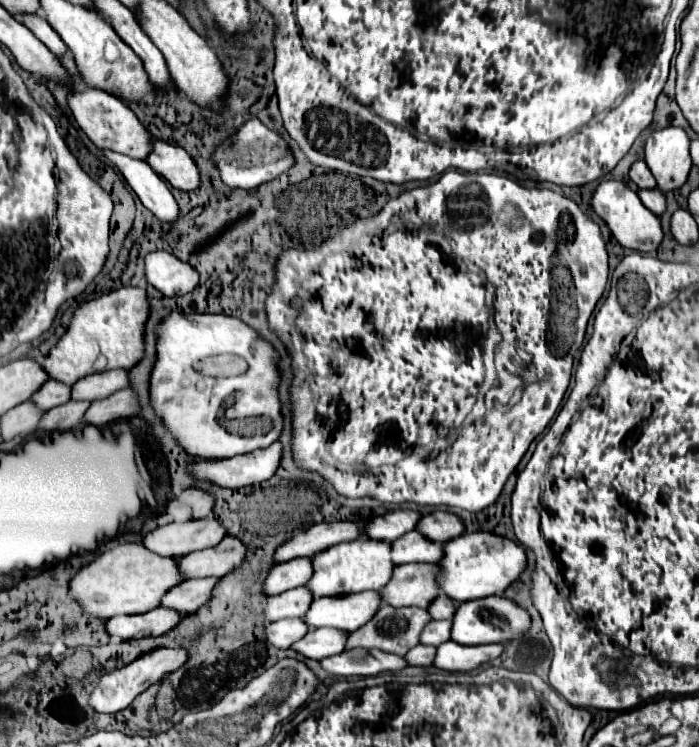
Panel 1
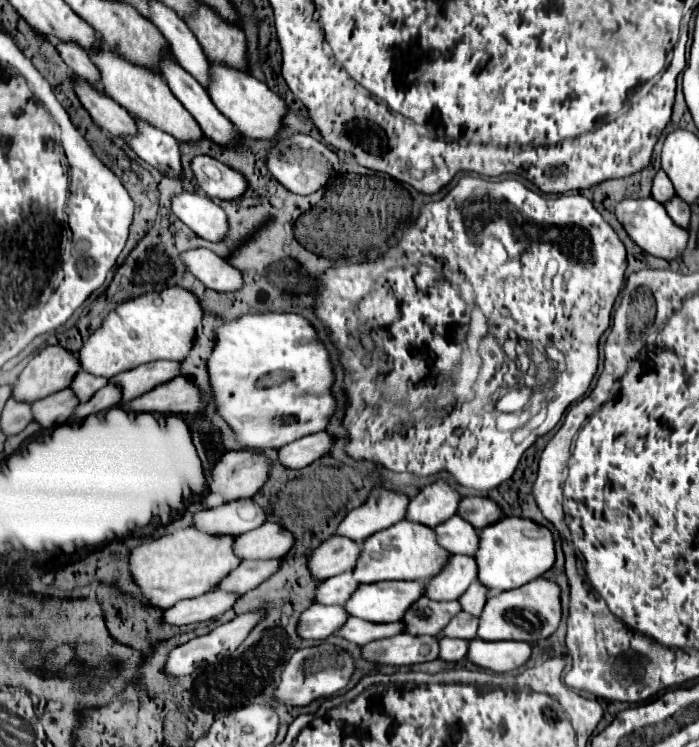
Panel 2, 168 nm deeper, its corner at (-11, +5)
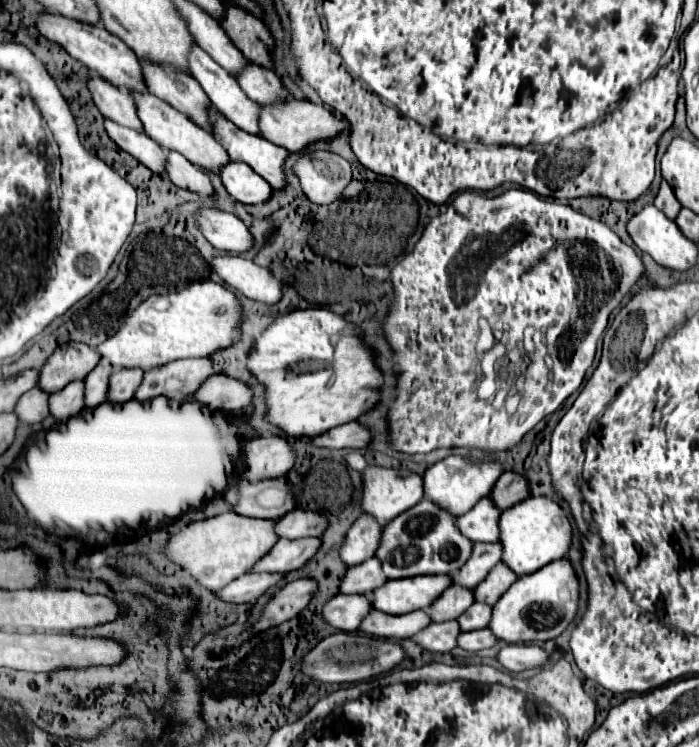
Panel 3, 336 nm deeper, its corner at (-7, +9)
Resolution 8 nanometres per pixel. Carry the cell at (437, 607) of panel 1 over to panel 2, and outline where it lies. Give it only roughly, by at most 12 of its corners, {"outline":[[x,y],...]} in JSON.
{"outline":[[478,582],[458,598],[464,612],[480,616],[486,588]]}

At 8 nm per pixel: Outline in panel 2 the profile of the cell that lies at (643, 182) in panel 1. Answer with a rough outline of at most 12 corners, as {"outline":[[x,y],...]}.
{"outline":[[664,170],[652,180],[652,198],[660,204],[674,196]]}

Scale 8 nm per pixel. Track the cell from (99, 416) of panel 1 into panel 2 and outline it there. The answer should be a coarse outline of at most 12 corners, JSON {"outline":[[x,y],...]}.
{"outline":[[172,378],[122,408],[158,414],[196,414],[200,392]]}

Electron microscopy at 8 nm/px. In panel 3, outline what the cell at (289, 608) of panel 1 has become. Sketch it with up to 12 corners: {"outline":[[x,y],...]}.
{"outline":[[378,558],[352,566],[342,594],[368,594],[388,582]]}

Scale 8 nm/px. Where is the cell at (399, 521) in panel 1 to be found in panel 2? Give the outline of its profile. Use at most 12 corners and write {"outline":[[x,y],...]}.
{"outline":[[448,484],[426,486],[404,518],[436,528],[456,514],[460,496]]}

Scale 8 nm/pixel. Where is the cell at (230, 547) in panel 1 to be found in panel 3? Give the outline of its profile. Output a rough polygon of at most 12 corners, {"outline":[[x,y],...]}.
{"outline":[[292,510],[276,524],[280,538],[322,536],[328,516]]}

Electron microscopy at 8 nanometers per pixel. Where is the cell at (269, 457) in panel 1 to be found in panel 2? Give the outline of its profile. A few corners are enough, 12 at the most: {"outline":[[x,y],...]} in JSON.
{"outline":[[326,432],[278,450],[284,468],[300,470],[330,450]]}

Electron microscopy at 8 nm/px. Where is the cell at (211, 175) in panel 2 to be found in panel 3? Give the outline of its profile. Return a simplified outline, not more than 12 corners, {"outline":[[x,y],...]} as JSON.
{"outline":[[248,164],[222,168],[228,194],[242,204],[268,202],[274,194]]}

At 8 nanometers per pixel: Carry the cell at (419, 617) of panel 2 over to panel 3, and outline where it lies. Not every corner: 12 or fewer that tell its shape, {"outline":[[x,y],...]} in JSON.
{"outline":[[454,584],[432,604],[434,622],[454,620],[474,604],[474,590]]}

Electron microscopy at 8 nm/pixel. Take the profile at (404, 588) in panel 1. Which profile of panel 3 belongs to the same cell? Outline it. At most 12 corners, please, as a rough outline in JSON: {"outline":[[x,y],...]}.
{"outline":[[476,542],[470,560],[452,576],[476,588],[502,558],[500,542]]}

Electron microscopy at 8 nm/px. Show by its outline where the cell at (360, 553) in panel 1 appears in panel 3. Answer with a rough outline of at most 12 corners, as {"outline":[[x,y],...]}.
{"outline":[[424,498],[376,552],[384,574],[456,574],[472,540]]}

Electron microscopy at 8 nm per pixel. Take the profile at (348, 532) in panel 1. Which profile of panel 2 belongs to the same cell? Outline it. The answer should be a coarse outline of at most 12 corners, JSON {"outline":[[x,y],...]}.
{"outline":[[374,488],[334,530],[362,544],[404,518],[404,494]]}

